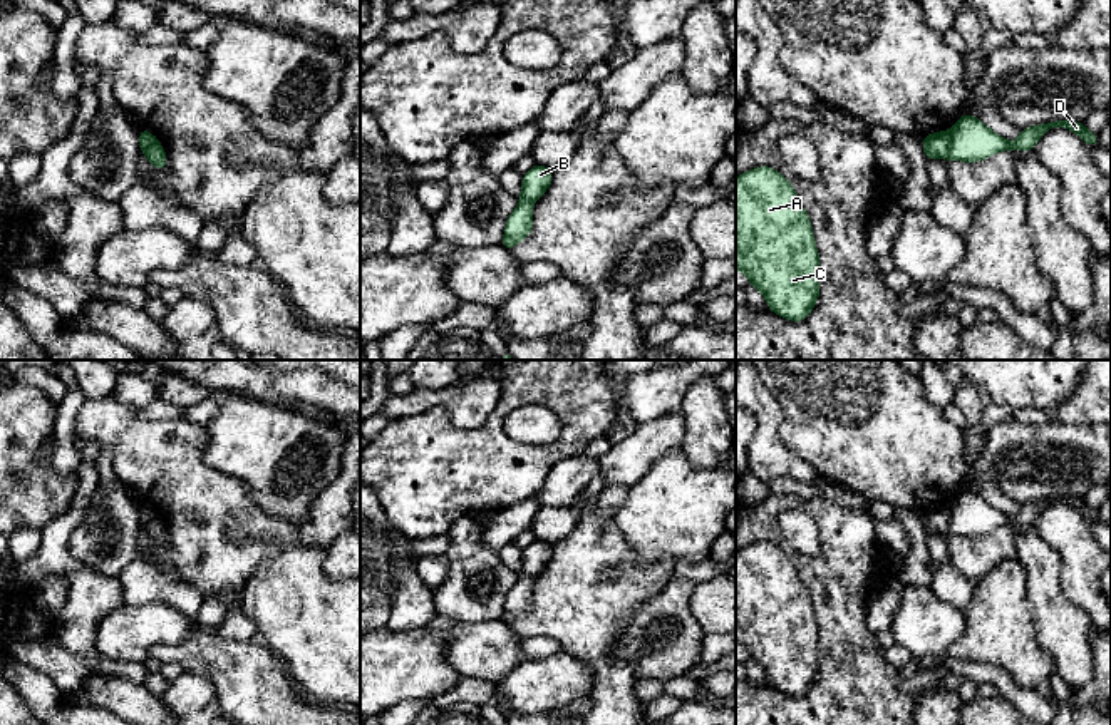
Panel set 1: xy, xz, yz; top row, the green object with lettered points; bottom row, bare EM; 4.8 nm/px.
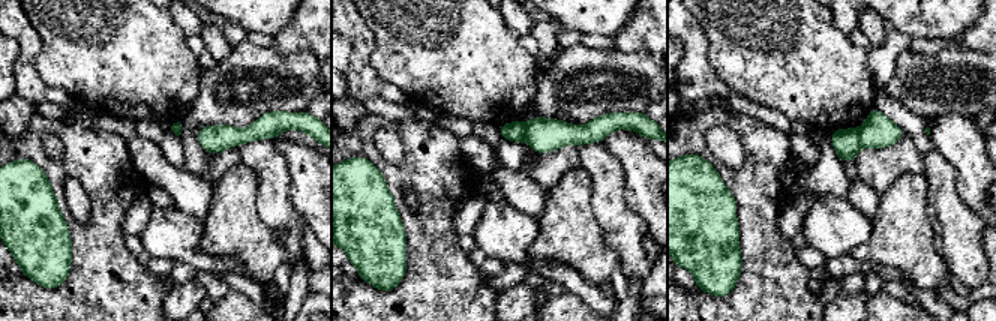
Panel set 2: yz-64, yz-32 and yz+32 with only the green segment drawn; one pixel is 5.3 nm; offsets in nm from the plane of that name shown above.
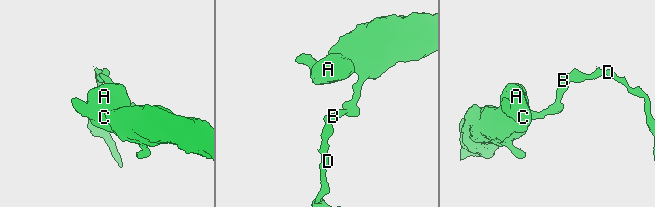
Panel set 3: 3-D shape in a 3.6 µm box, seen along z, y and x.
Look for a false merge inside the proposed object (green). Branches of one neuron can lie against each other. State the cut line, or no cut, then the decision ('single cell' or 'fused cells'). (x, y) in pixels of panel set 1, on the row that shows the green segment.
cut yz (950, 131), (949, 158); fused cells

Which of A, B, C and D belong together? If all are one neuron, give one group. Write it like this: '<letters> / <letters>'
A B C / D

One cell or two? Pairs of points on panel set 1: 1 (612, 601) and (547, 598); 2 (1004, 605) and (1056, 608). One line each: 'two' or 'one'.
1: one
2: two

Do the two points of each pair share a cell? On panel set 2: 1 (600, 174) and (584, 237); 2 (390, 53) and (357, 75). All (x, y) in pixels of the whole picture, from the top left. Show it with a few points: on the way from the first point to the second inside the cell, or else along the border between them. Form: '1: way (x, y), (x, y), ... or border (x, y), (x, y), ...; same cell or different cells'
1: border (590, 176), (590, 209), (600, 227), (605, 243); different cells
2: border (371, 30), (372, 66), (399, 89); different cells

